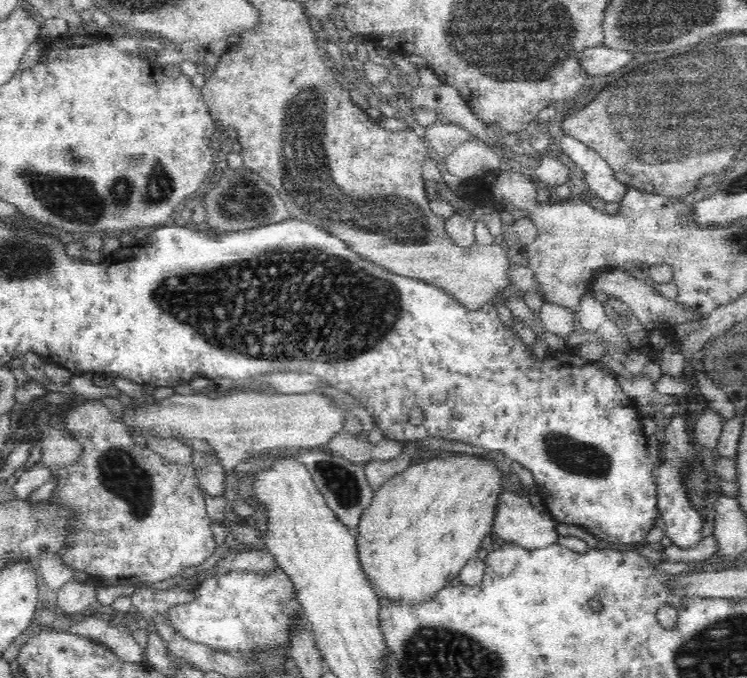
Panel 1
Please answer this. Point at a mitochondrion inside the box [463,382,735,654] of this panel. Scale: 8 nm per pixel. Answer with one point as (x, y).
(577, 457)

